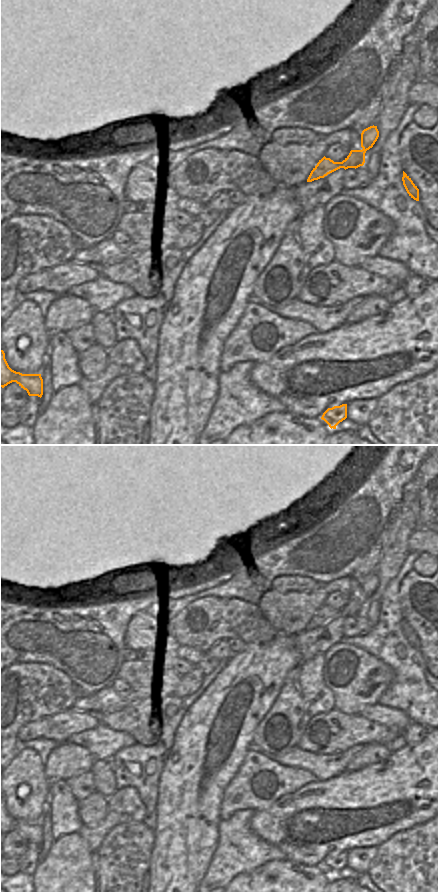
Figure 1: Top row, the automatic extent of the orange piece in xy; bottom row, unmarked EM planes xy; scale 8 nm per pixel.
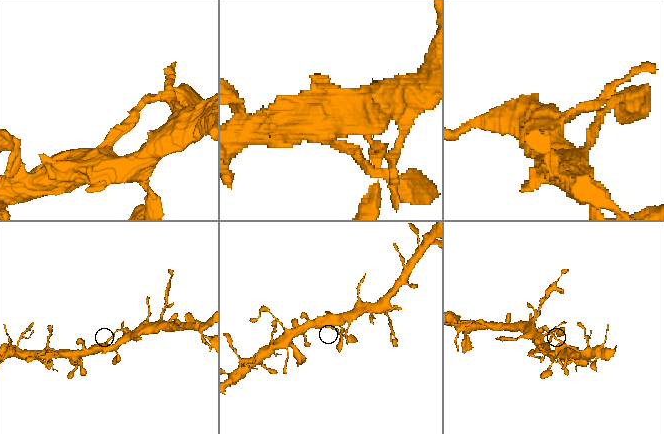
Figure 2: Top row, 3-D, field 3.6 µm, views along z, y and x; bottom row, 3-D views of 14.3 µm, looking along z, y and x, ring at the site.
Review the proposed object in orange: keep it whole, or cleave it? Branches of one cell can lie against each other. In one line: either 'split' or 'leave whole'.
leave whole

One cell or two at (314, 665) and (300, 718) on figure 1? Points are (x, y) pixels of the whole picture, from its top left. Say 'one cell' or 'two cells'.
one cell

